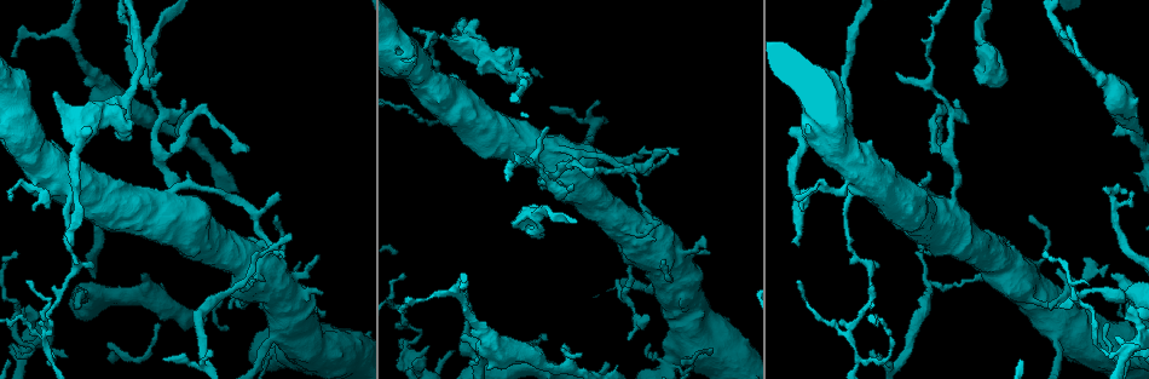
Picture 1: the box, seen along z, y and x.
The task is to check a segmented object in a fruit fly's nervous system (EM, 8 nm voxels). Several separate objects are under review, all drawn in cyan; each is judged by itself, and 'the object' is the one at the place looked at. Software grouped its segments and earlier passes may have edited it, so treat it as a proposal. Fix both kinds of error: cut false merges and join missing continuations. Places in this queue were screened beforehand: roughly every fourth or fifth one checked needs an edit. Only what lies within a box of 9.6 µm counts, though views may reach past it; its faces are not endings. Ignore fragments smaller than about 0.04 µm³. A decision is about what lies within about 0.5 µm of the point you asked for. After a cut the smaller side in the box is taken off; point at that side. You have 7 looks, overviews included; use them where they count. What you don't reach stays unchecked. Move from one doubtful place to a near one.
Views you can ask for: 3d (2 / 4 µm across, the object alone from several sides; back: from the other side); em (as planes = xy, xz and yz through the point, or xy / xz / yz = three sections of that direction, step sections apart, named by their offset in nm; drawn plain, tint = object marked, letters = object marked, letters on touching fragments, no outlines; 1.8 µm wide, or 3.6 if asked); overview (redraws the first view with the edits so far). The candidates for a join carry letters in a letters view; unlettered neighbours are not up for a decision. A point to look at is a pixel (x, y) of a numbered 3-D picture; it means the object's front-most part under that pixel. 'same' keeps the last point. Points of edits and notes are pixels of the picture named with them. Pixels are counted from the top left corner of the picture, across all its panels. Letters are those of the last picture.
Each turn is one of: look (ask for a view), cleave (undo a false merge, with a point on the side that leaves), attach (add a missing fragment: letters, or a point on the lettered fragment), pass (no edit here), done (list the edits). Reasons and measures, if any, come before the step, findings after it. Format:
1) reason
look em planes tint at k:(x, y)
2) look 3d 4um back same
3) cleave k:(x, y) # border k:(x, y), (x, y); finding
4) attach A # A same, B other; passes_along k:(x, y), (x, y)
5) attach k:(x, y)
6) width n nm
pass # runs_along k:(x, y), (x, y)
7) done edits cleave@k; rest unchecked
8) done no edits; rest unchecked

thin arm on a thick one
look em xy step 4 letters at 1:(407, 352)

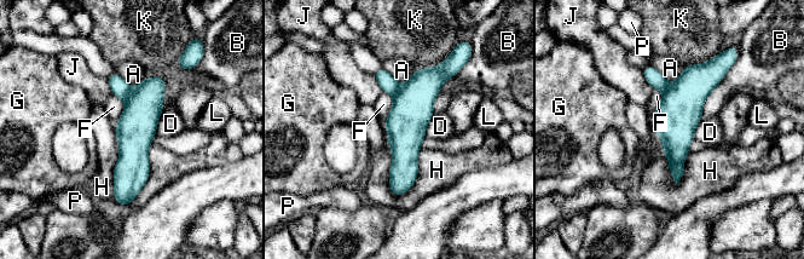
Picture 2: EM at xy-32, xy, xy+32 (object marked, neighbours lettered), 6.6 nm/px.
width 260 nm; longest_contact H 500 nm
pass # A other, B other, D other, F other, G other, H other, J other, K other, L other, P other; continuous, no second neuron

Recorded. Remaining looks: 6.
free end
look em planes letters at 1:(579, 352)

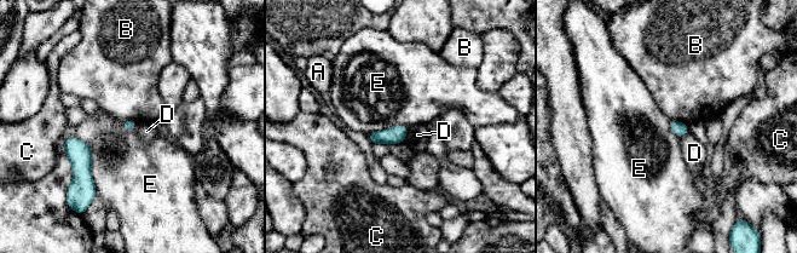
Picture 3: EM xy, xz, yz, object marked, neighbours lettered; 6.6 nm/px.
pass # A other, B other, C other, D other, E other; no lettered fragment goes on from it

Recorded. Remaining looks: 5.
calibre changes
look 3d 4um at 1:(1103, 82)

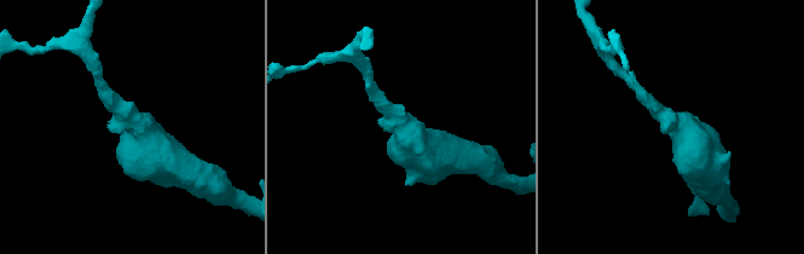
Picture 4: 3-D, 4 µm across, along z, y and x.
arm_widths 220, 700 nm
look em xy step 16 tint at 4:(678, 126)

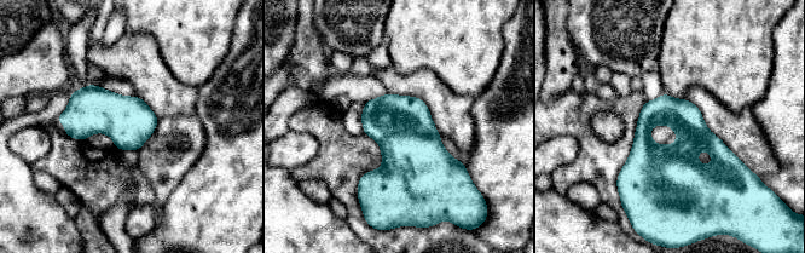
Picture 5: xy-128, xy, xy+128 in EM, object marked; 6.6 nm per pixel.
look em planes letters same

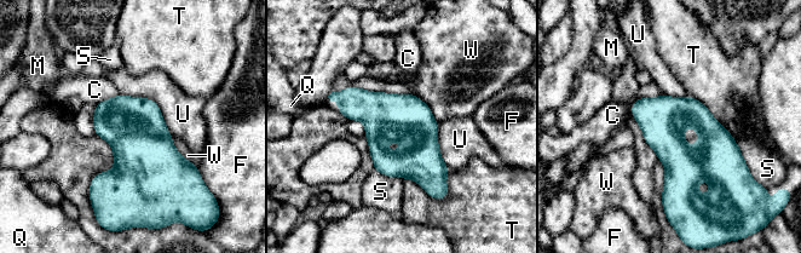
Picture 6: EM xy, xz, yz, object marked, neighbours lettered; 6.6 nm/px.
pass # C other, F other, M other, Q other, S other, T other, U other, W other; runs_along 6:(338, 95), (385, 115), (439, 189); one neuron here

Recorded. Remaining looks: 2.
done no edits; rest unchecked

